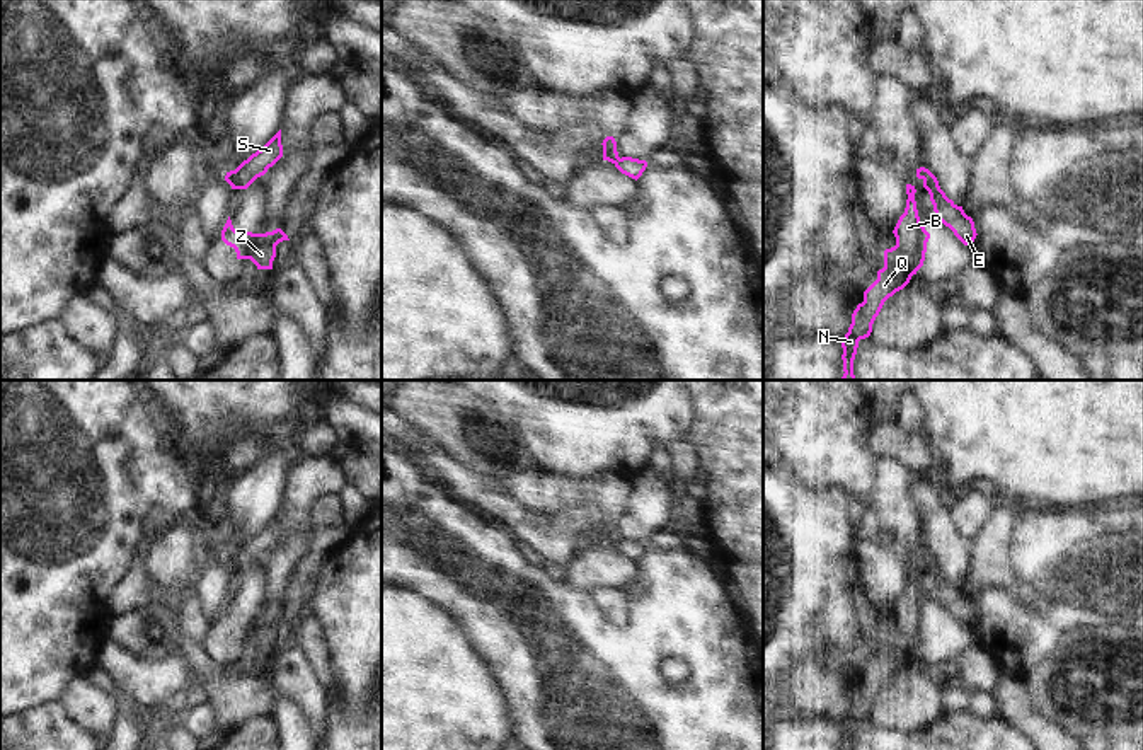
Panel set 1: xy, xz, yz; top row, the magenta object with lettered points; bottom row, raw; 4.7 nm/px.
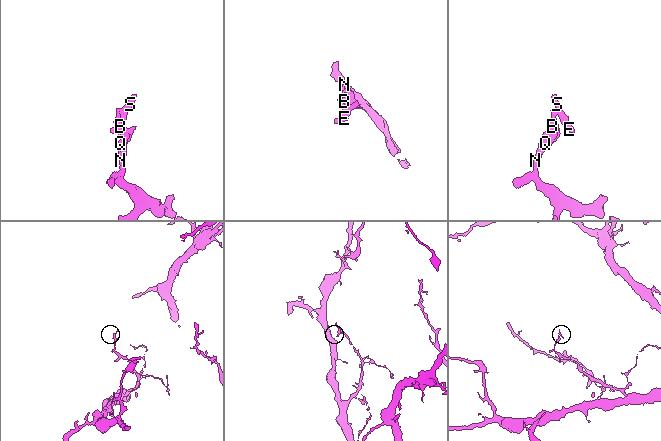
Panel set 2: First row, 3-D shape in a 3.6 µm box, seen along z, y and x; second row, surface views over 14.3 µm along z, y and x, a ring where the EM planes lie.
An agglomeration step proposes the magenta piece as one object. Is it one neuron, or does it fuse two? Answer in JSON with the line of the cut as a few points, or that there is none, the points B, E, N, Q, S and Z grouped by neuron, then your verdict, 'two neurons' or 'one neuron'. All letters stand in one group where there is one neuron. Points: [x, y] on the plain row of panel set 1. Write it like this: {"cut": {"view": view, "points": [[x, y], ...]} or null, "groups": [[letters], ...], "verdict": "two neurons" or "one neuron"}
{"cut": {"view": "xz", "points": [[619, 539], [612, 544]]}, "groups": [["B", "N", "Q", "Z"], ["E", "S"]], "verdict": "two neurons"}

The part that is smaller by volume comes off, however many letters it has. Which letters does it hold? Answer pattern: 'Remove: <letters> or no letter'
Remove: E, S

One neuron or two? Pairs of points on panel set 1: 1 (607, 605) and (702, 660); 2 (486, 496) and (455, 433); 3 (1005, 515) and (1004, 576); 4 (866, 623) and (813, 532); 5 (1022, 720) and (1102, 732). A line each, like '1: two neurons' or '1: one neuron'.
1: two neurons
2: two neurons
3: one neuron
4: one neuron
5: two neurons

